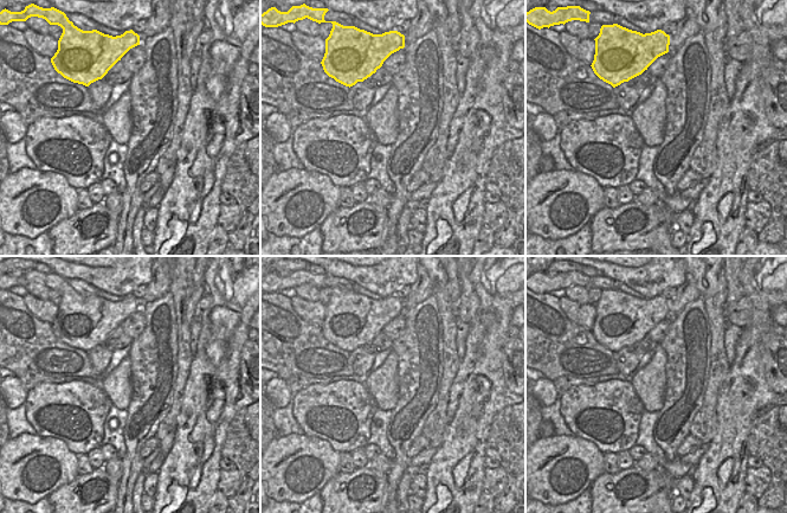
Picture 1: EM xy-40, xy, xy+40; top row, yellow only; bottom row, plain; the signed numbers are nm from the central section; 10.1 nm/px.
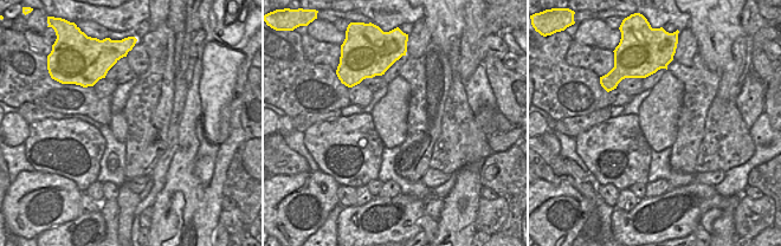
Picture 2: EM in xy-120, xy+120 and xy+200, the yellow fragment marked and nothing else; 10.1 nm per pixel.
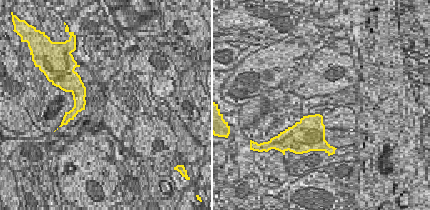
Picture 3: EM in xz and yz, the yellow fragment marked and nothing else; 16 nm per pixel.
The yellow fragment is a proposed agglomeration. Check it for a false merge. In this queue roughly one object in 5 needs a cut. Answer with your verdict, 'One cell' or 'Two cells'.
One cell.

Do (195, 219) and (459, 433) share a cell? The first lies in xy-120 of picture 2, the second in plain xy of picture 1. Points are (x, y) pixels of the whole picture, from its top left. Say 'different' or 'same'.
same

